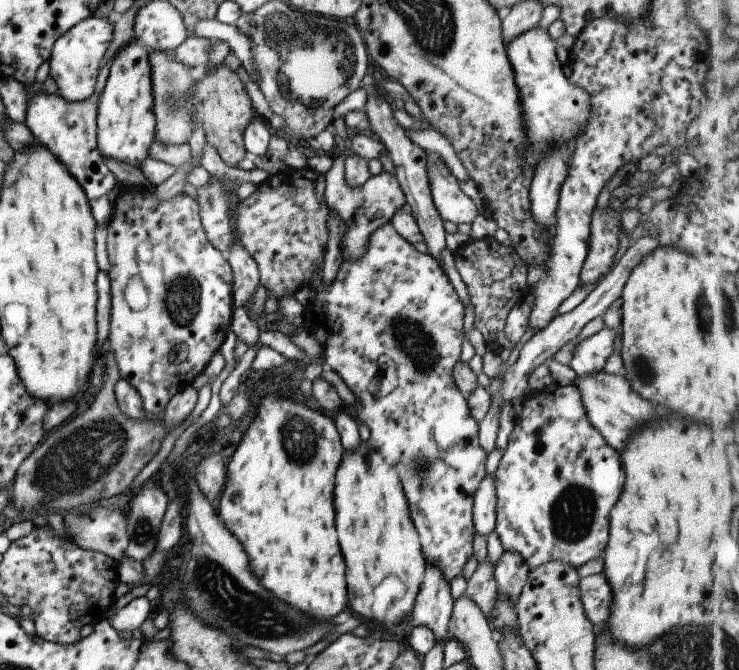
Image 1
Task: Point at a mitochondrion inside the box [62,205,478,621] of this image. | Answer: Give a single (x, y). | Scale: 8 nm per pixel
(421, 354)

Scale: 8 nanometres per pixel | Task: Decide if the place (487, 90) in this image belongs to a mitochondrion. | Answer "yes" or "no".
no

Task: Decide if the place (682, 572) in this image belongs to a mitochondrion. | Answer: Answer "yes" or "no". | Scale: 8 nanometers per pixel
no

